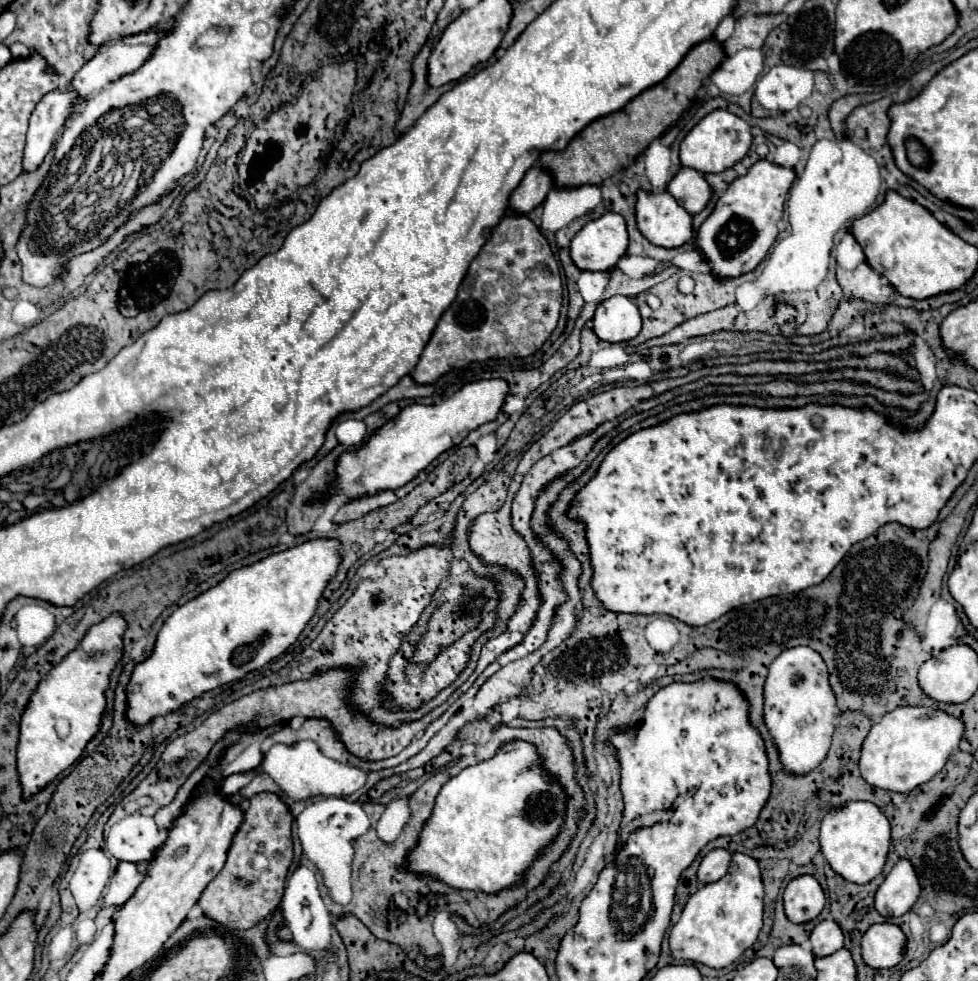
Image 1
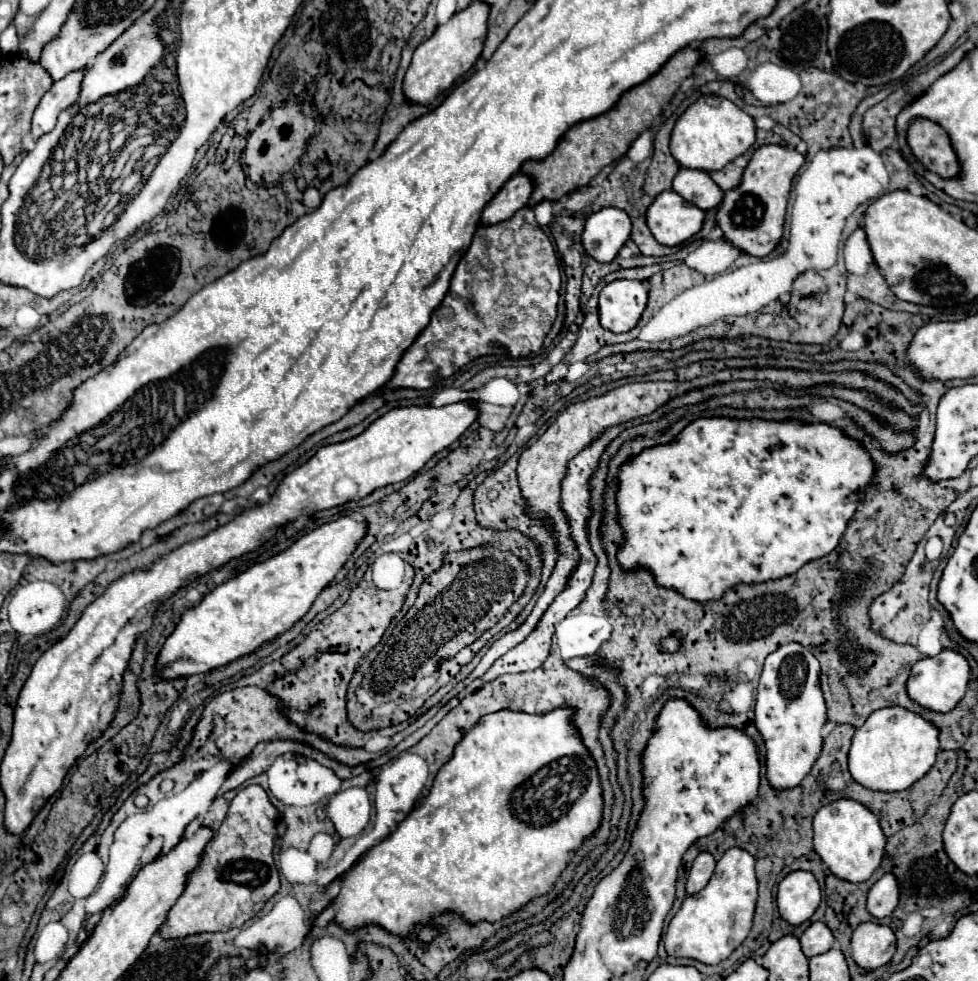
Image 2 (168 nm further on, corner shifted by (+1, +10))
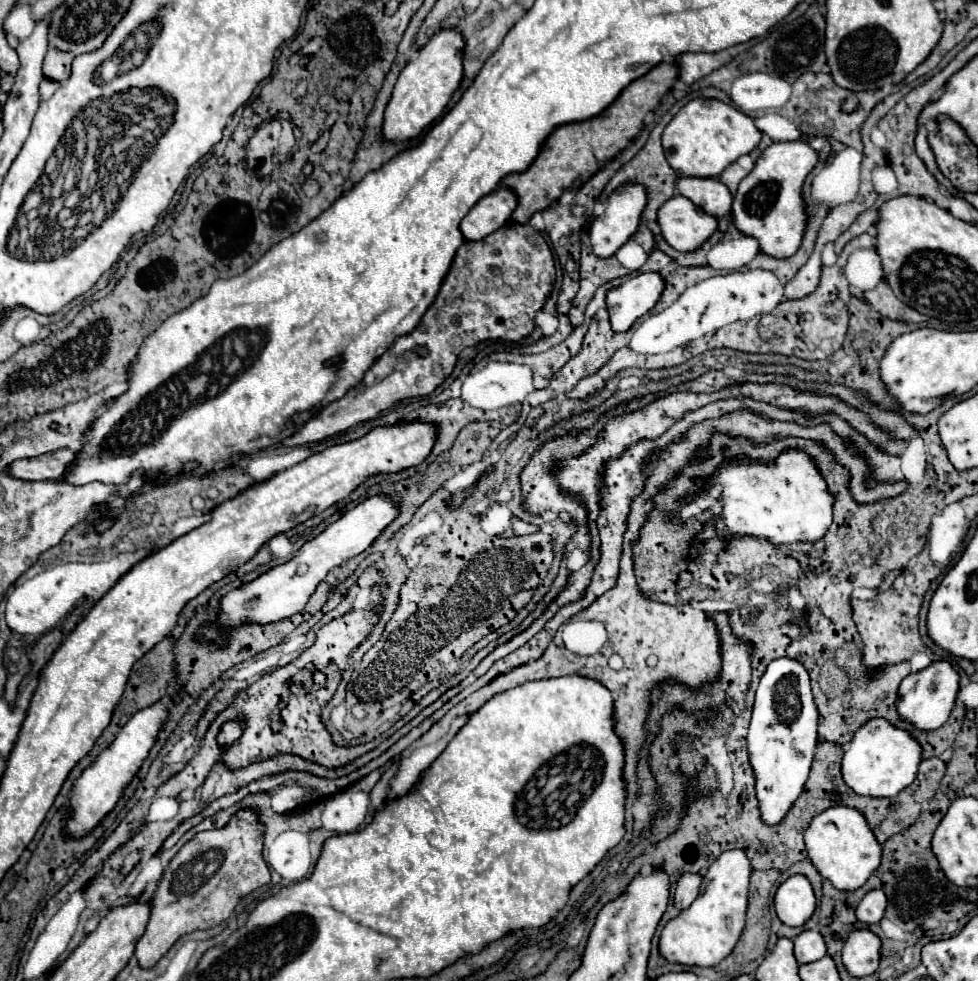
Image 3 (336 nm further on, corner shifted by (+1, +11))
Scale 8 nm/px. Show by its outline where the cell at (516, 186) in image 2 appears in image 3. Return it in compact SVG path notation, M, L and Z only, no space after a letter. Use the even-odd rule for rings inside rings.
M499 187L495 193L485 195L461 221L463 237L469 241L487 237L511 219L515 207L517 195L507 187Z

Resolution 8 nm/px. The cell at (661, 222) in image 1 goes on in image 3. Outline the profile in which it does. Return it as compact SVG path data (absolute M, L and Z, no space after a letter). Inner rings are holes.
M675 195L661 205L657 223L663 239L683 253L697 249L717 229L715 217L697 209L697 205L681 195Z

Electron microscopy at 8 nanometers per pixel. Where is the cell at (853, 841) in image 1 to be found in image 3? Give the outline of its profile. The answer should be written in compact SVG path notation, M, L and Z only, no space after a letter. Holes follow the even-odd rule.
M845 805L829 807L813 817L809 829L805 831L805 845L809 851L809 859L813 861L821 877L829 879L833 887L843 891L863 887L881 863L881 845L877 843L869 823L865 821L865 815Z

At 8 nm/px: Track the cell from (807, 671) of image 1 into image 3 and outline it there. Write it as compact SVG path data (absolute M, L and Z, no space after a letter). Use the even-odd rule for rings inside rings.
M793 657L773 659L759 681L747 735L761 819L765 823L779 823L801 795L817 749L817 727L819 711L813 701L809 671Z

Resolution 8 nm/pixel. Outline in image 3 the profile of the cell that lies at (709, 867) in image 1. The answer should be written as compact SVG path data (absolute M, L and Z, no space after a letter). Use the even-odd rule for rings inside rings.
M685 873L681 879L679 879L679 883L677 883L677 893L675 893L675 907L677 909L687 909L693 901L695 901L695 897L699 895L699 887L701 887L701 873Z

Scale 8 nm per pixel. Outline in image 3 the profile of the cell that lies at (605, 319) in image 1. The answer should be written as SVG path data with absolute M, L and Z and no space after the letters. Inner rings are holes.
M641 273L607 293L607 311L613 331L627 331L641 315L653 309L665 283L659 273Z

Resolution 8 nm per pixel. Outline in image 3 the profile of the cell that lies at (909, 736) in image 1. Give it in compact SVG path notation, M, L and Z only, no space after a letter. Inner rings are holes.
M875 717L857 729L853 741L849 741L843 755L841 773L845 783L859 795L895 797L901 789L909 787L915 781L921 761L923 747L917 739L911 737L909 731L889 725L889 721L883 717Z

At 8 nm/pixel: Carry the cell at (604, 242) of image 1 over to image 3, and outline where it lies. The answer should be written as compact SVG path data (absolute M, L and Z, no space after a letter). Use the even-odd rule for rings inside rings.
M641 185L621 187L609 197L607 209L593 219L589 229L591 249L597 257L613 257L629 235L637 231L645 201L647 195Z

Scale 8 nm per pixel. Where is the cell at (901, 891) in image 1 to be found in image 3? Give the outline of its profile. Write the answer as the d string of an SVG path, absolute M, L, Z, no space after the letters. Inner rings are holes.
M873 889L869 891L859 907L857 907L857 919L861 923L879 923L885 915L885 909L887 909L887 897L885 897L885 891L883 889Z

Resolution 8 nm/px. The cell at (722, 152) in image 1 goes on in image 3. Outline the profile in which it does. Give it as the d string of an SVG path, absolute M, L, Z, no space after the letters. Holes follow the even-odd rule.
M693 99L681 111L671 119L671 123L663 131L663 149L669 165L679 173L687 177L717 177L727 165L737 161L737 157L753 151L757 143L761 141L761 131L753 125L753 119L735 109L733 105L727 105L719 99Z

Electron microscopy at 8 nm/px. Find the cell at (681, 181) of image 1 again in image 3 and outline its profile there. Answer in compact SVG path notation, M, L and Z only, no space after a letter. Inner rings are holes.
M685 177L677 179L677 193L691 199L697 207L713 217L723 217L731 209L731 193L717 177Z

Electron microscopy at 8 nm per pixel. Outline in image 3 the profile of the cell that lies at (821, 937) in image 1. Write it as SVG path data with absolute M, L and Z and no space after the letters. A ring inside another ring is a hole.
M807 929L801 935L797 935L797 939L795 939L795 957L801 965L817 961L825 955L827 955L827 945L825 945L823 935L819 931Z

